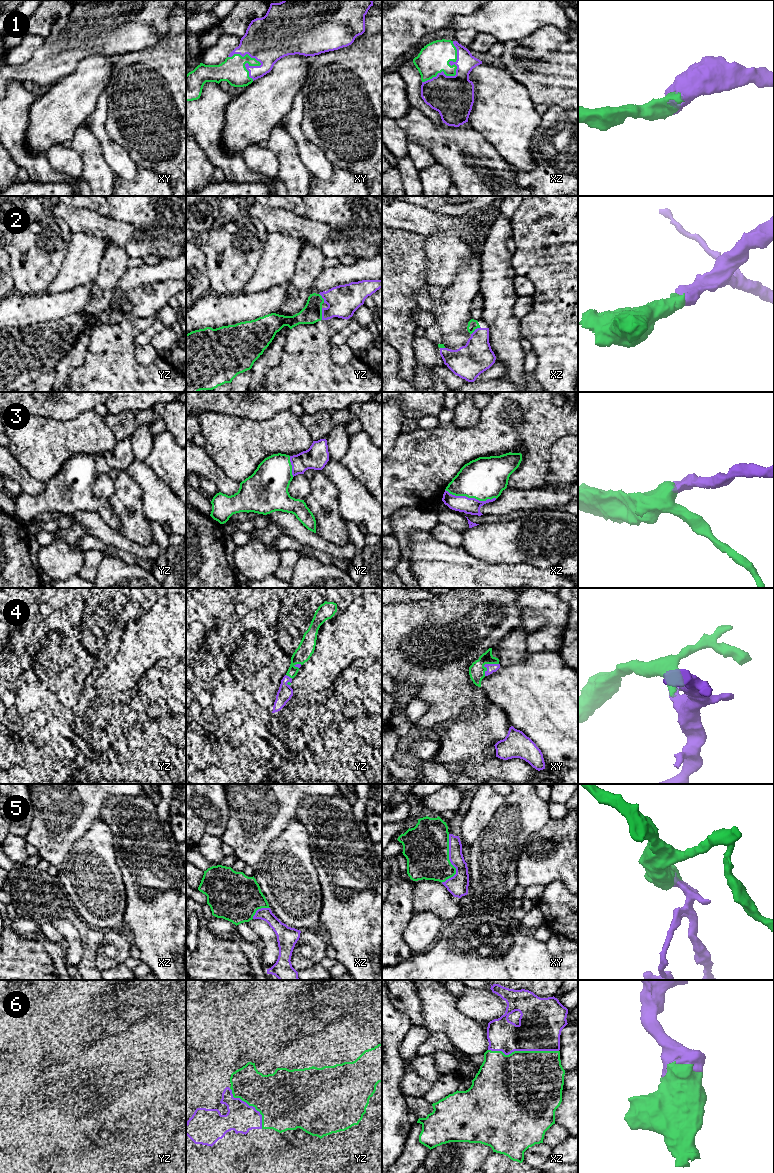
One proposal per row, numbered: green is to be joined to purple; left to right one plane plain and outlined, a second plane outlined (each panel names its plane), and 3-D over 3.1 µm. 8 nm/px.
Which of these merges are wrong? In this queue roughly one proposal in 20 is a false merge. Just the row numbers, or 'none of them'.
none of them

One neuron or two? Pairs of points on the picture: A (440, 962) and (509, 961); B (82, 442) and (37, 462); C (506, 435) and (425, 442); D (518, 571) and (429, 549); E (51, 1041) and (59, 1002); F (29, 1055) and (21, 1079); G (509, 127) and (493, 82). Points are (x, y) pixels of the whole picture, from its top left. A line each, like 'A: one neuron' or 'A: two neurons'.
A: one neuron
B: one neuron
C: one neuron
D: one neuron
E: two neurons
F: two neurons
G: one neuron

